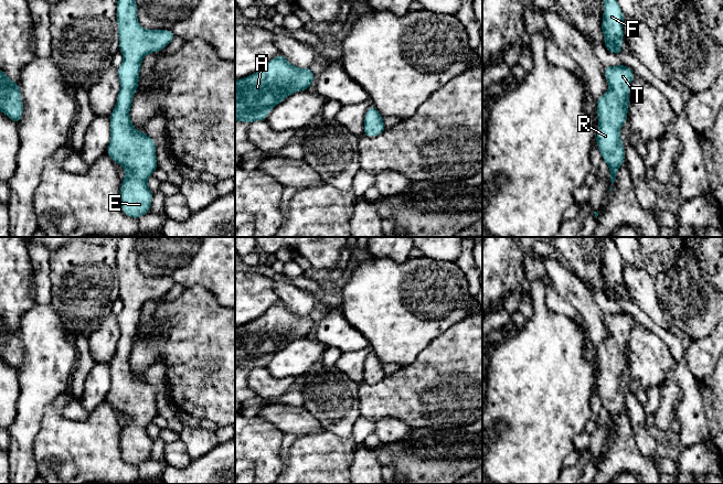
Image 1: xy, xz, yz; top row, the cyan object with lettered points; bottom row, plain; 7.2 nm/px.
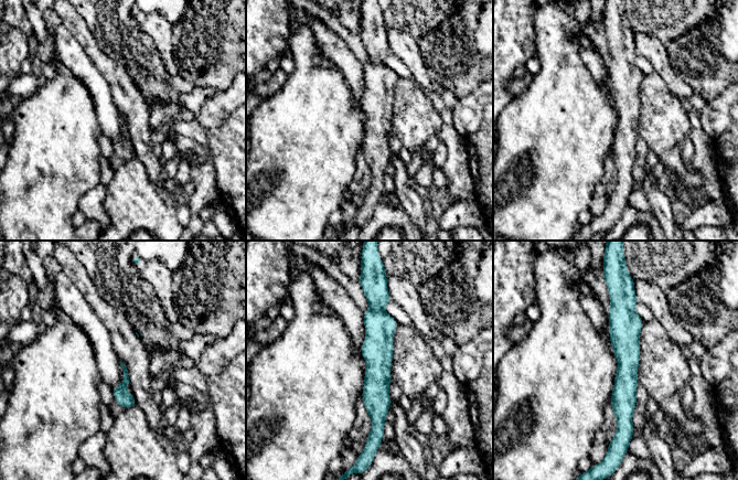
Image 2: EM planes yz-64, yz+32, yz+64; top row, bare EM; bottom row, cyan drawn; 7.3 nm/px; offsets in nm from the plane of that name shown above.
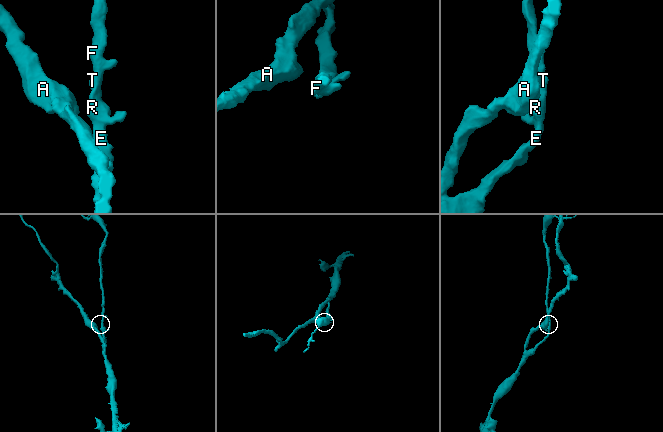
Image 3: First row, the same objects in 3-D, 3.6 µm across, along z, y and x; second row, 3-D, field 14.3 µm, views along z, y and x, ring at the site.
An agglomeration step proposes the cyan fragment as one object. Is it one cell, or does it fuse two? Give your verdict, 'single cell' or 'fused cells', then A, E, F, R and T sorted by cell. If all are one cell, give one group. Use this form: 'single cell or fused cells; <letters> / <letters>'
single cell; A E F R T

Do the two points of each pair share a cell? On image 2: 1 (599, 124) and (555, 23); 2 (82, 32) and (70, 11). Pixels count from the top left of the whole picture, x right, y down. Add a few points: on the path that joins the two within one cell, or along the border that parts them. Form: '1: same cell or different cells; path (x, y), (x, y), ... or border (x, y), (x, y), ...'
1: same cell; path (574, 98), (564, 88), (563, 66), (557, 49)
2: same cell; path (77, 27), (70, 17)

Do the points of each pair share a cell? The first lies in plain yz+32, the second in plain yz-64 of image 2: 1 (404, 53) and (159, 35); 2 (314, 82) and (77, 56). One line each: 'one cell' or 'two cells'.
1: one cell
2: two cells

